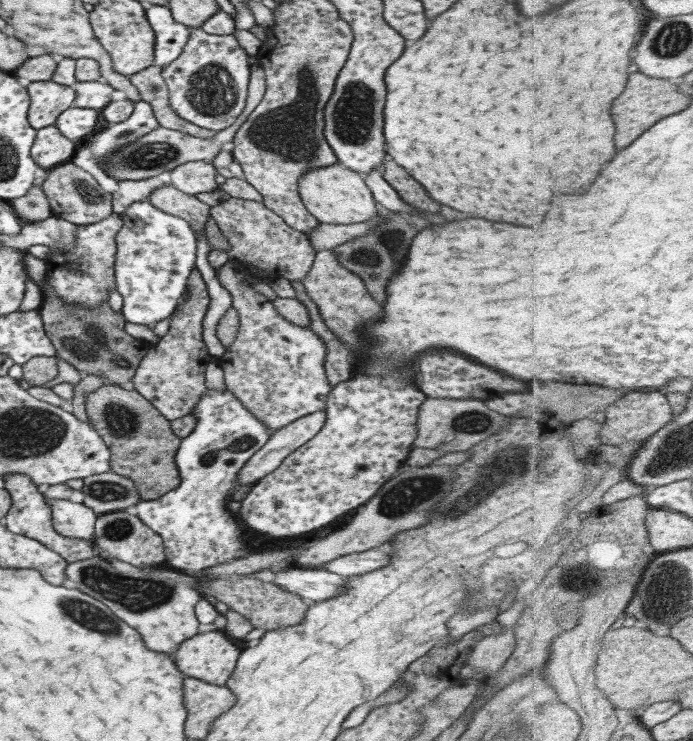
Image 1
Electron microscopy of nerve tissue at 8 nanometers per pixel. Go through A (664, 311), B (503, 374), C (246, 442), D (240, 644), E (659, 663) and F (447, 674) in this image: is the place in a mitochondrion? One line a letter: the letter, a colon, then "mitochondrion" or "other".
A: other
B: other
C: mitochondrion
D: other
E: other
F: other

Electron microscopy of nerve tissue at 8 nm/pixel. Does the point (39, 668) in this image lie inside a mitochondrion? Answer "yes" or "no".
no

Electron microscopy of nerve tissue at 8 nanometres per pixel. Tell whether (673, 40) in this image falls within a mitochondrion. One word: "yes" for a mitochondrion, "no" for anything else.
yes

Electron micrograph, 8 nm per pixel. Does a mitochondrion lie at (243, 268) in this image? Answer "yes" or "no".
no

